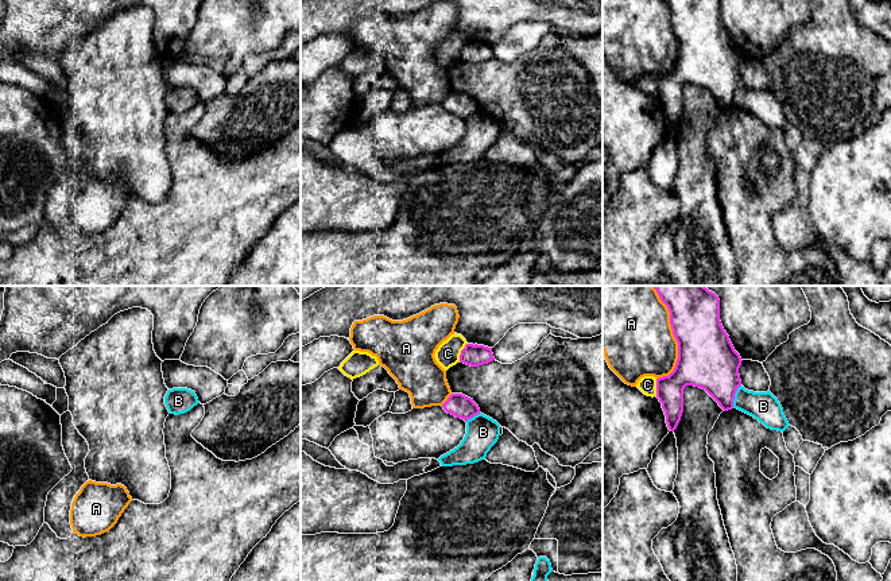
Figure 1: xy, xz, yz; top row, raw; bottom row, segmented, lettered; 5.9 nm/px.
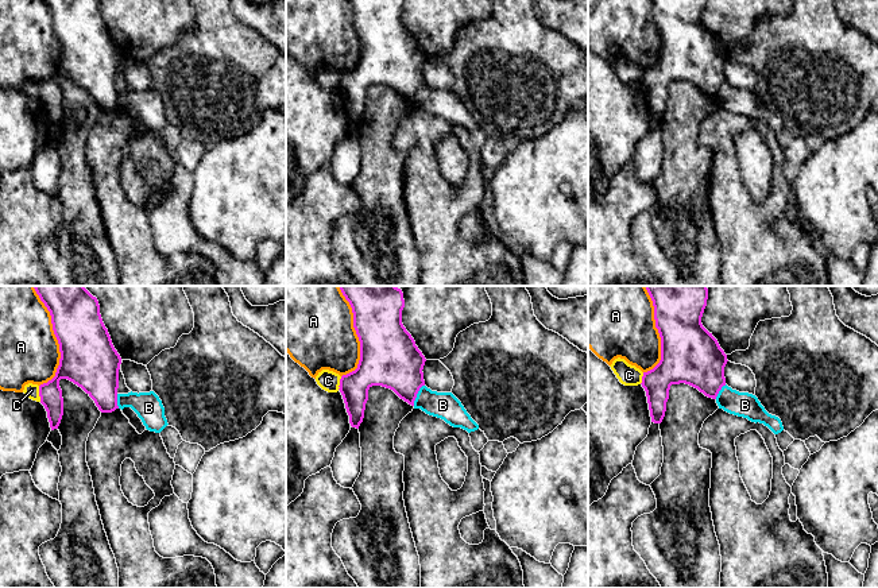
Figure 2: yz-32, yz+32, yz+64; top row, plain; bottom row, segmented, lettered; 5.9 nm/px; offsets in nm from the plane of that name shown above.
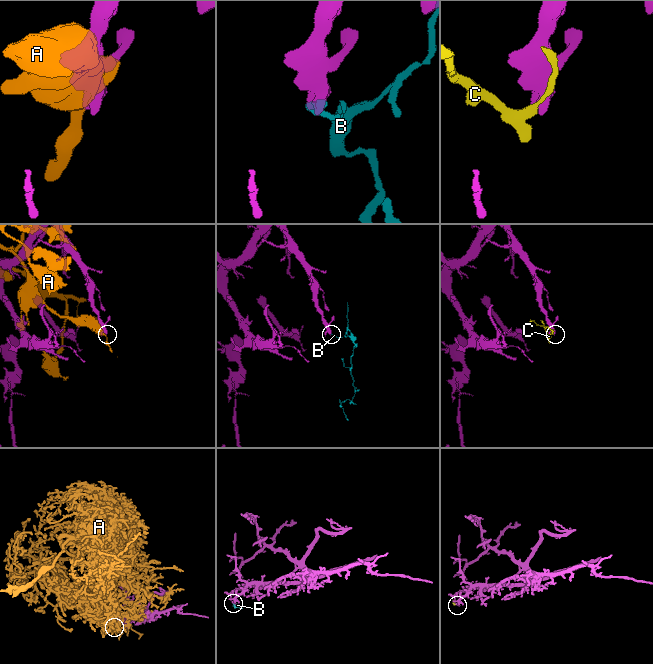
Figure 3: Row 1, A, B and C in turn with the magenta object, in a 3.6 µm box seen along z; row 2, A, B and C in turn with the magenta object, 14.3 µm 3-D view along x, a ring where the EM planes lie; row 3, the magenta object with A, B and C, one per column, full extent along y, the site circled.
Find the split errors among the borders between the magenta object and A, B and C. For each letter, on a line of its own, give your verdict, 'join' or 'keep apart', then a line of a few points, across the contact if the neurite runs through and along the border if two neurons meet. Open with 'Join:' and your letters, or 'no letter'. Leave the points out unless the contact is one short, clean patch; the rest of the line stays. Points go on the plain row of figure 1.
Join: no letter
A: keep apart
B: keep apart; line yz (740, 82), (732, 105)
C: keep apart; line xz (467, 41), (458, 59)

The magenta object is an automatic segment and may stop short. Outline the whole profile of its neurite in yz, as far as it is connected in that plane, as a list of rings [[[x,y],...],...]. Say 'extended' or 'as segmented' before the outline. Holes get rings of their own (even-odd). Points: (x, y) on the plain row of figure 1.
as segmented; [[[720,0],[663,1],[670,9],[670,23],[678,40],[678,58],[669,74],[656,77],[656,96],[662,101],[669,128],[674,129],[683,111],[686,84],[705,88],[724,109],[733,106],[735,92],[741,84],[739,66],[743,58],[721,23]]]

